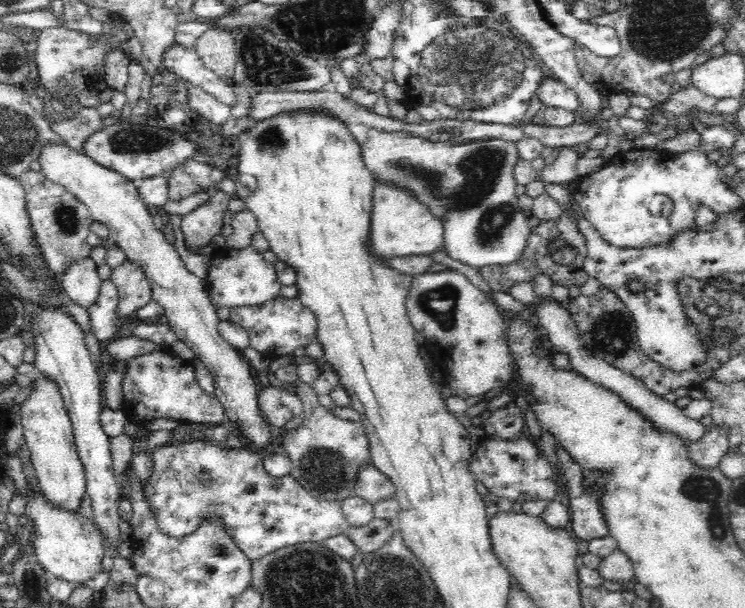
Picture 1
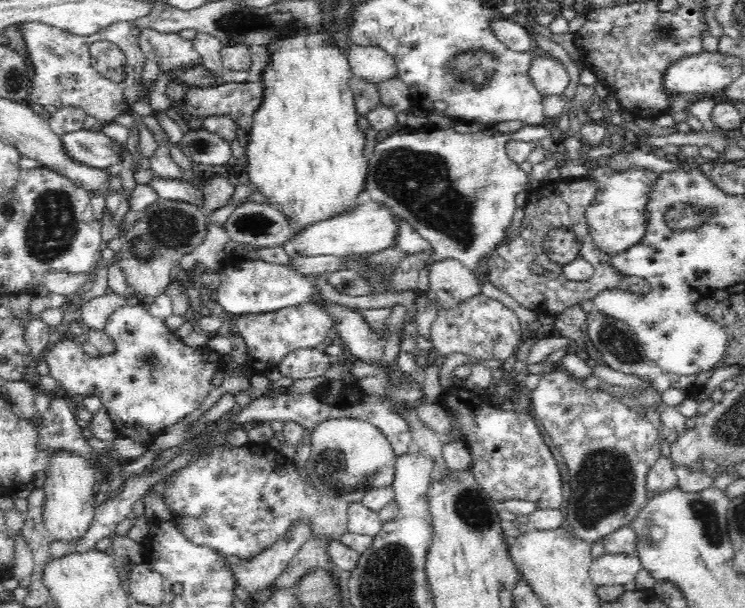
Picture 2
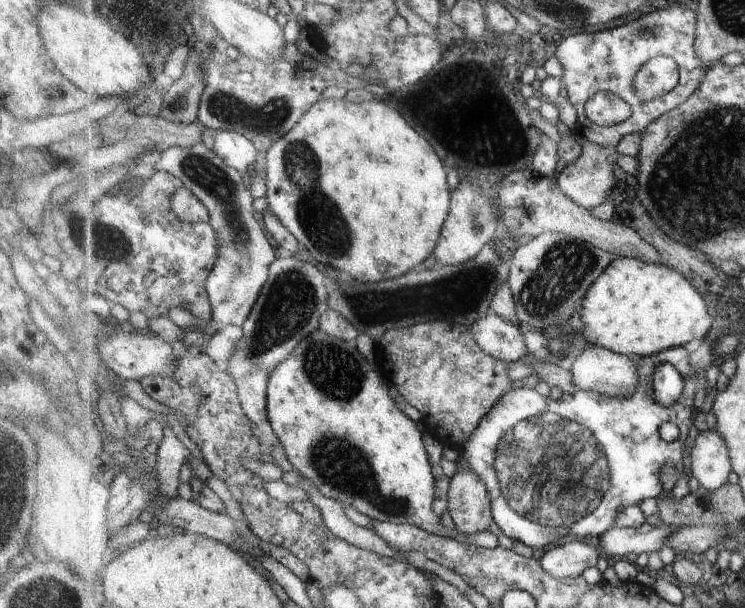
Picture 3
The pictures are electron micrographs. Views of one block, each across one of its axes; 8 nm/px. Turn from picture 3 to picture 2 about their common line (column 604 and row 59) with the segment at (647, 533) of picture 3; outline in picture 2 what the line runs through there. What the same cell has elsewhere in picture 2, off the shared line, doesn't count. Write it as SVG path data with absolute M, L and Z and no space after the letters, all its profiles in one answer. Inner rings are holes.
M547 54L535 55L529 75L543 99L546 96L564 96L564 90L570 84L564 65Z

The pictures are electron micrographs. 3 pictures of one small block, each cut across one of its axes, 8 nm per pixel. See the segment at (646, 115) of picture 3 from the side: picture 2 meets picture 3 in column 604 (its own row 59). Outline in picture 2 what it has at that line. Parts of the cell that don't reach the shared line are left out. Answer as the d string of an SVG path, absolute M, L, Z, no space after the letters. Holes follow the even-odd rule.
M28 22L18 28L25 40L35 72L27 103L38 109L49 104L58 109L74 106L82 109L88 116L97 118L100 125L110 123L115 117L130 112L143 88L142 71L146 60L139 44L141 30L133 22L115 22L90 36L70 34L39 22ZM97 40L108 40L117 44L125 54L127 63L120 82L104 78L92 66L89 48Z

